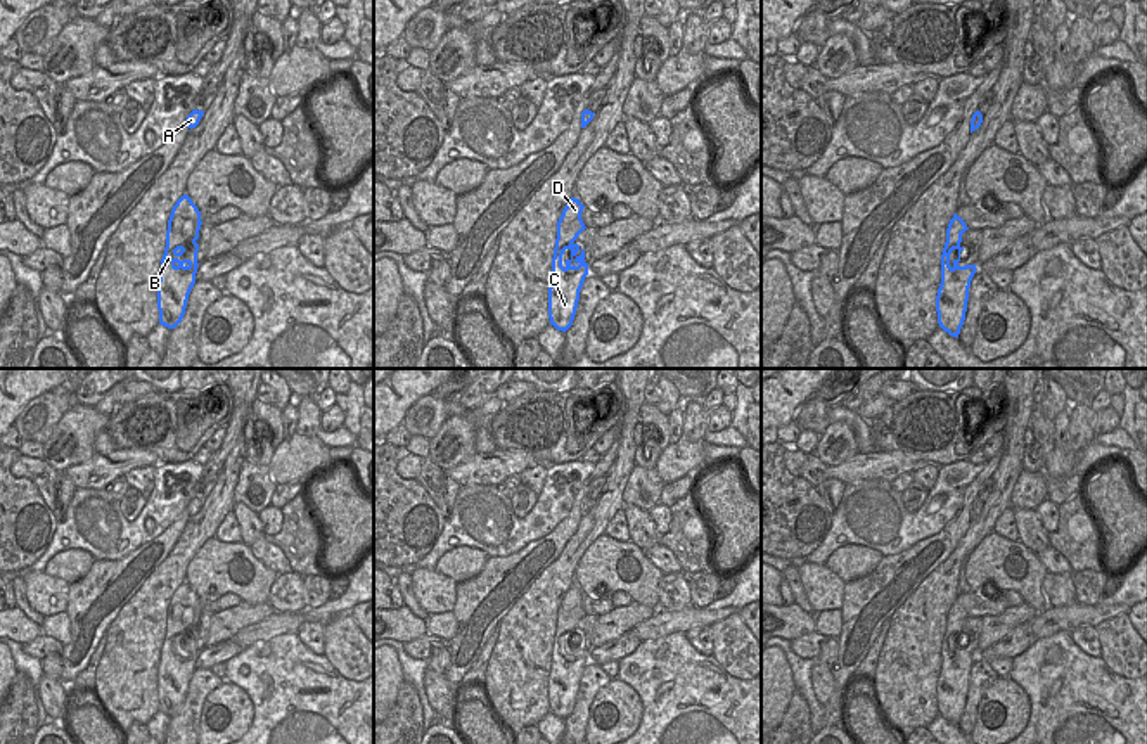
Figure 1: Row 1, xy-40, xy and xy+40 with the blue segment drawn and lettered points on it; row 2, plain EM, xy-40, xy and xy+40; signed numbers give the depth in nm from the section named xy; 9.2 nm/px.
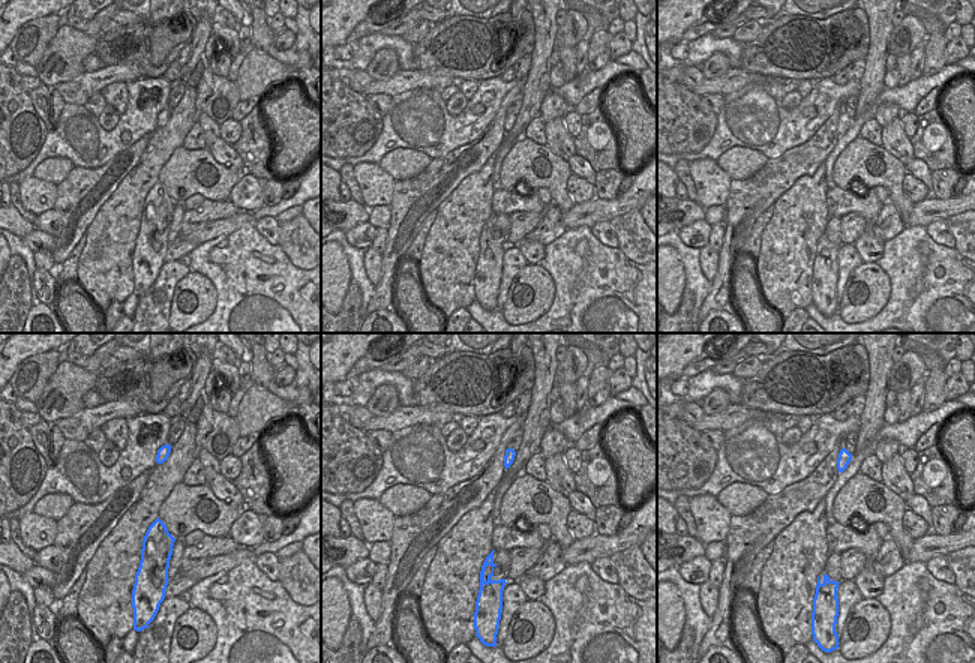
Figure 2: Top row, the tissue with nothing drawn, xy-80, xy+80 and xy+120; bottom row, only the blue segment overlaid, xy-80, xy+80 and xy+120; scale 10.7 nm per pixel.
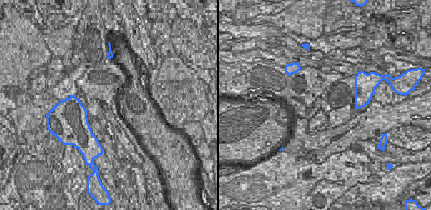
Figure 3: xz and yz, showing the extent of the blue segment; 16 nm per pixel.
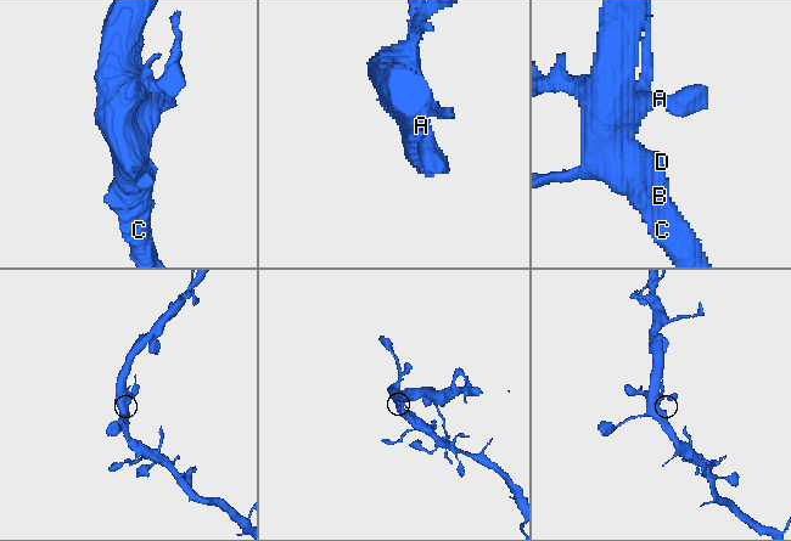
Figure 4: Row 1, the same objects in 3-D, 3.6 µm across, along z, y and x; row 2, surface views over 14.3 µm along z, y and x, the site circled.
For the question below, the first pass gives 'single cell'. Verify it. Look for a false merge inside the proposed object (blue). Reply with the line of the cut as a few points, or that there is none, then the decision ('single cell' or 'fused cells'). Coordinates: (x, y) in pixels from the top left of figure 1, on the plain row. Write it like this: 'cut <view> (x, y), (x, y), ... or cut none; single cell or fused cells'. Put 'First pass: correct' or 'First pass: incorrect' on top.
First pass: correct
cut none; single cell

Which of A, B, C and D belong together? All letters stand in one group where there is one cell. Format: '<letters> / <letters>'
A B C D

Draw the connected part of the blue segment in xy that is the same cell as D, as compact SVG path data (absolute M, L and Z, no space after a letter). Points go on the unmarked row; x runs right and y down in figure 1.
M571 585L557 609L557 626L548 675L548 706L550 713L562 720L573 713L580 678L588 663L585 637L574 630L586 616L581 607L583 595L580 587Z

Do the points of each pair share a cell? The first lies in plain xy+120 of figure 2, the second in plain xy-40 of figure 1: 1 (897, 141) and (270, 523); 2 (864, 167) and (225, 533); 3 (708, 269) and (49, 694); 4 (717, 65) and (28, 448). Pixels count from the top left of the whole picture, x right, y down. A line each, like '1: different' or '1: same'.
1: different
2: different
3: same
4: different

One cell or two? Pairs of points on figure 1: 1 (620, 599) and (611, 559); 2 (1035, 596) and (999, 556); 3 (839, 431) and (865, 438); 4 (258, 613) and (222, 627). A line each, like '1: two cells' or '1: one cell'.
1: two cells
2: one cell
3: two cells
4: one cell

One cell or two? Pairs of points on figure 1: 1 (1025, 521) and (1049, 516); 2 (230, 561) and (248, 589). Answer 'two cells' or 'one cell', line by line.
1: two cells
2: one cell

